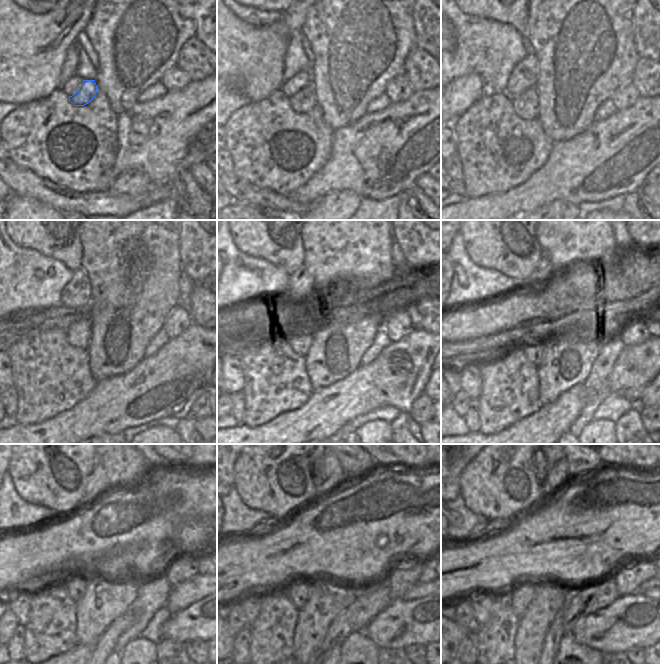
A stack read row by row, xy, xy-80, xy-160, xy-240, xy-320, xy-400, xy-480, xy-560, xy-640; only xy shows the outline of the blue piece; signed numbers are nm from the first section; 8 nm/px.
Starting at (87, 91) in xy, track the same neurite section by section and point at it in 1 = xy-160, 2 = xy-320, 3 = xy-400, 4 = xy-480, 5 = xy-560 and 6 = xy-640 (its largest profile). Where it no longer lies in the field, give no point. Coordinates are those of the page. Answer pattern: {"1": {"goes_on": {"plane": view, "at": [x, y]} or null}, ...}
{"1": {"goes_on": {"plane": "xy-160", "at": [526, 105]}}, "2": {"goes_on": {"plane": "xy-320", "at": [302, 335]}}, "3": {"goes_on": {"plane": "xy-400", "at": [525, 347]}}, "4": {"goes_on": {"plane": "xy-480", "at": [77, 583]}}, "5": {"goes_on": {"plane": "xy-560", "at": [299, 590]}}, "6": {"goes_on": {"plane": "xy-640", "at": [520, 597]}}}

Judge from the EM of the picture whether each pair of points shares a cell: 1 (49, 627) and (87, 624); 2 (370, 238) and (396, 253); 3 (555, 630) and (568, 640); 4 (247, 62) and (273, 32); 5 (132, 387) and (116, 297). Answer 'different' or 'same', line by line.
1: different
2: different
3: different
4: same
5: different

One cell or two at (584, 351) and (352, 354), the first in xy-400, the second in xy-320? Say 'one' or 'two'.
one

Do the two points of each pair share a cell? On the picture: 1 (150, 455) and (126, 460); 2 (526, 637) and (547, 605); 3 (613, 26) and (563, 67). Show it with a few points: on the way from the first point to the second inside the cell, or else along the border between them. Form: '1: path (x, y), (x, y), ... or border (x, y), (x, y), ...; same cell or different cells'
1: border (142, 454), (158, 468); different cells
2: path (532, 629), (540, 613); same cell
3: path (602, 28), (576, 54); same cell

